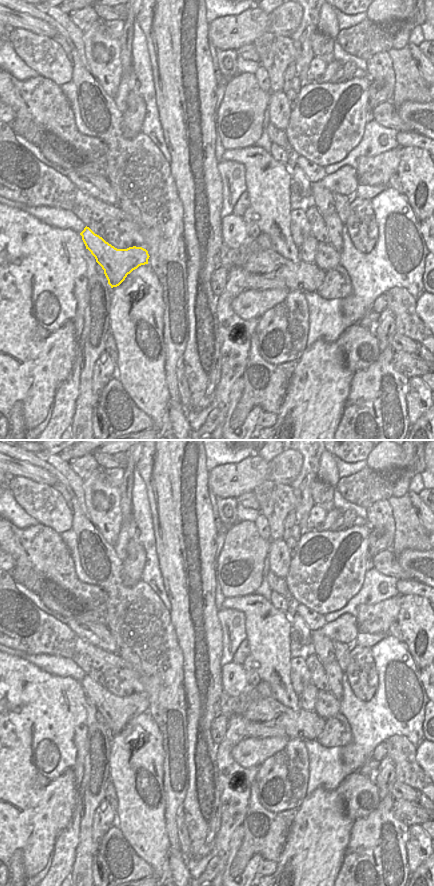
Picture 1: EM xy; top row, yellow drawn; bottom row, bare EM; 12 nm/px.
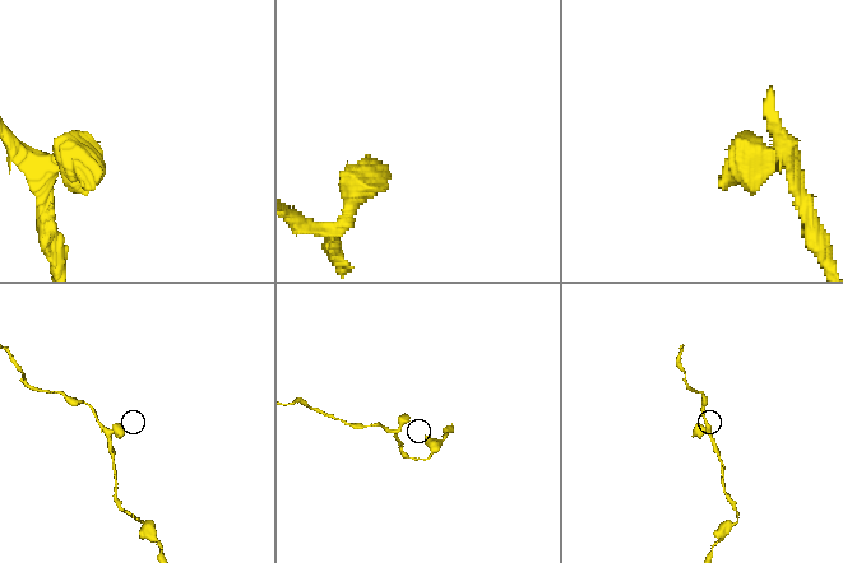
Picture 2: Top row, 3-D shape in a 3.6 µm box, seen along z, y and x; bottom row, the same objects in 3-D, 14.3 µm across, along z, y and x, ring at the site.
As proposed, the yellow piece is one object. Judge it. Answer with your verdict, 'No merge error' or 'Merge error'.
No merge error

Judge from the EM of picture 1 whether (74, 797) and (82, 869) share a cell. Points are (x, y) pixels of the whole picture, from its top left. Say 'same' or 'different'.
different

